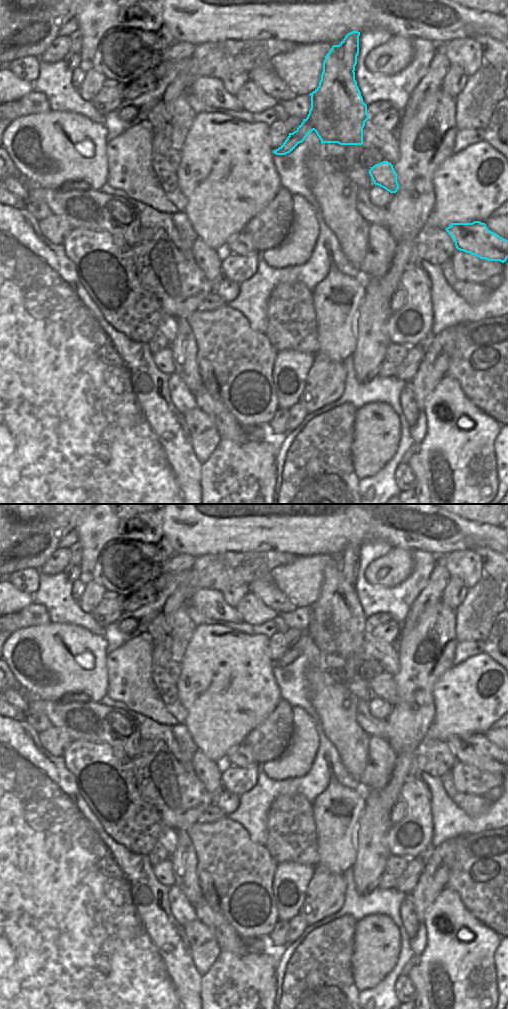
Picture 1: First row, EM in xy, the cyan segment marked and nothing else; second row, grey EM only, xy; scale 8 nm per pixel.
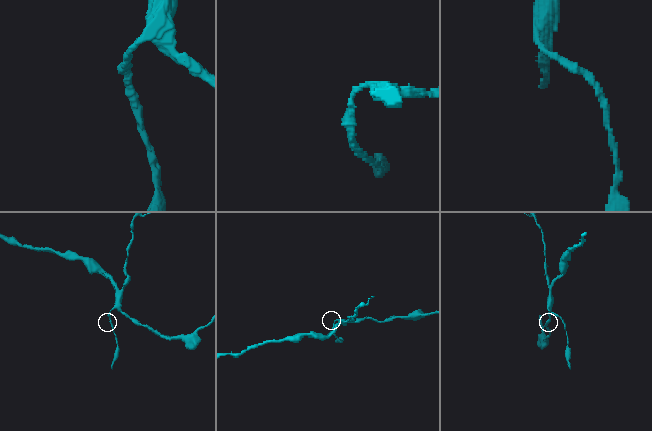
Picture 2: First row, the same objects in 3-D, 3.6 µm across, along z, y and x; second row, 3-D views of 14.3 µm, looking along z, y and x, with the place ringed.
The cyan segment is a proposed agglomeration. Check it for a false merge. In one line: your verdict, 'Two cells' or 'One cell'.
Two cells

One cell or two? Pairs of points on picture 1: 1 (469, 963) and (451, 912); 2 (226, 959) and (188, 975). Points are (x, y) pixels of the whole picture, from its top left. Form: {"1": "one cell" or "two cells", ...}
{"1": "one cell", "2": "two cells"}

